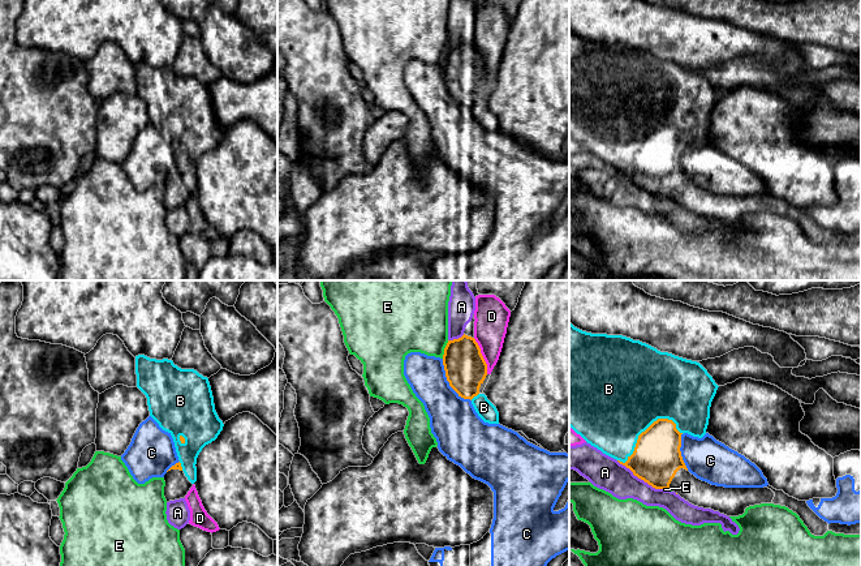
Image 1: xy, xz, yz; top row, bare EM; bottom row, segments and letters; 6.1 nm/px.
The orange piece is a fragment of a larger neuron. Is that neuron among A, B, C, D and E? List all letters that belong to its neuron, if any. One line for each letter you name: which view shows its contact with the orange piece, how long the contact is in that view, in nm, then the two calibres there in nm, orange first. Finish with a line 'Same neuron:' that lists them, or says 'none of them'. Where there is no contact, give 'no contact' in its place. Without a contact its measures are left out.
B: contact in yz; length 440 nm; calibres 300 and 500 nm
Same neuron: B

